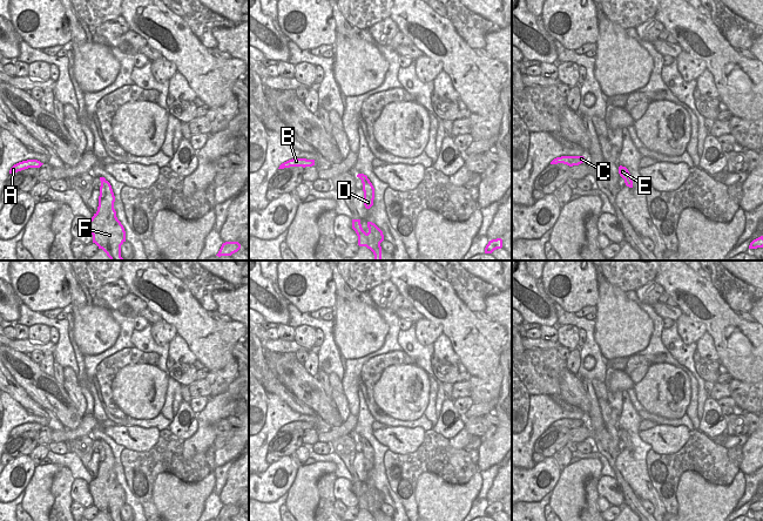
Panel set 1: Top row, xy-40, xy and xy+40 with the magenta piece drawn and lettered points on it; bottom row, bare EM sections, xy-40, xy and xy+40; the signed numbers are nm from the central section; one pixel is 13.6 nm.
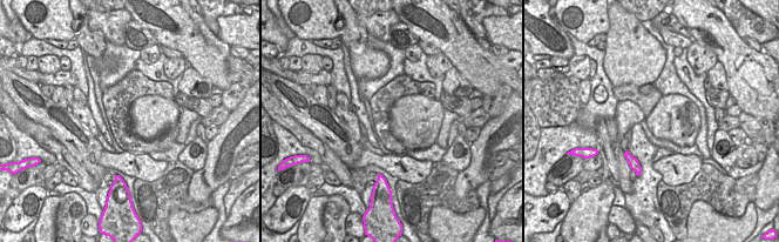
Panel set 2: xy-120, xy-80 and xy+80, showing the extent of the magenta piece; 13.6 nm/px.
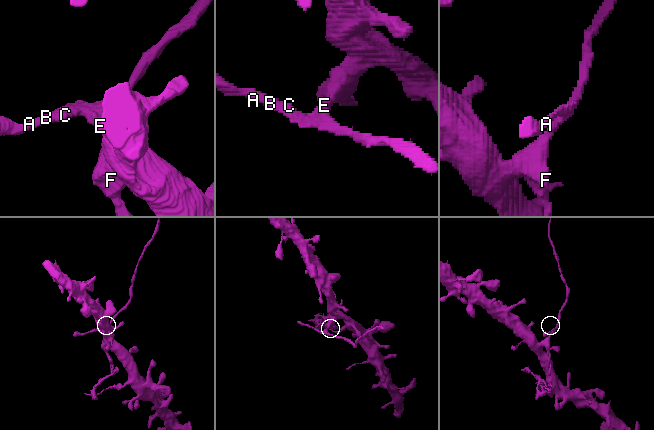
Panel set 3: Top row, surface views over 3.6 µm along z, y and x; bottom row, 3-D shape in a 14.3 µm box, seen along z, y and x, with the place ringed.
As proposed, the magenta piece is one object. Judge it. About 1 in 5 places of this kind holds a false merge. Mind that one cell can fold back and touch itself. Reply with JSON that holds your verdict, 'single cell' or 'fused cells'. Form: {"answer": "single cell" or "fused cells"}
{"answer": "fused cells"}

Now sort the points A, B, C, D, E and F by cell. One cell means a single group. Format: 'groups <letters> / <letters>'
groups A B C E / D F

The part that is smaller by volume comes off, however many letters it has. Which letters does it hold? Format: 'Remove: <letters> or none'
Remove: A, B, C, E.

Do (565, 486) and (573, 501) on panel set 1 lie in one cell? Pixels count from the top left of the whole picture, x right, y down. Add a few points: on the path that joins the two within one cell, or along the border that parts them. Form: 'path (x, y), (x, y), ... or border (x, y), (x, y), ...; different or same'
path (568, 489), (569, 498); same

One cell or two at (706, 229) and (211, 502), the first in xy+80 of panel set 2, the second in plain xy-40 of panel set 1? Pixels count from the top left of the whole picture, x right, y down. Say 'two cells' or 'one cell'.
two cells

